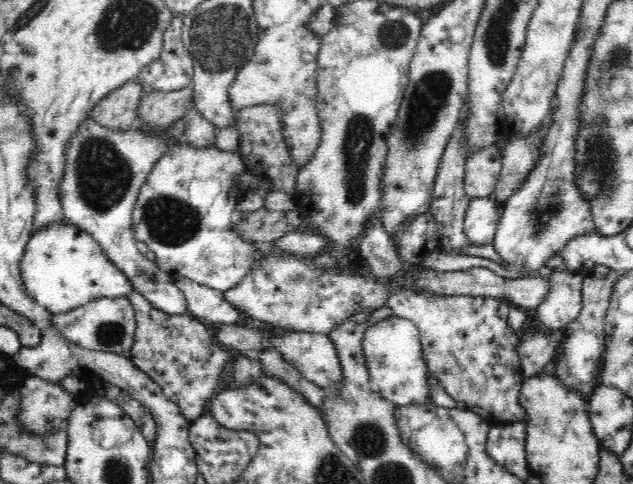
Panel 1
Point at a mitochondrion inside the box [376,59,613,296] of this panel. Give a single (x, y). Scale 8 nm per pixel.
(426, 100)

